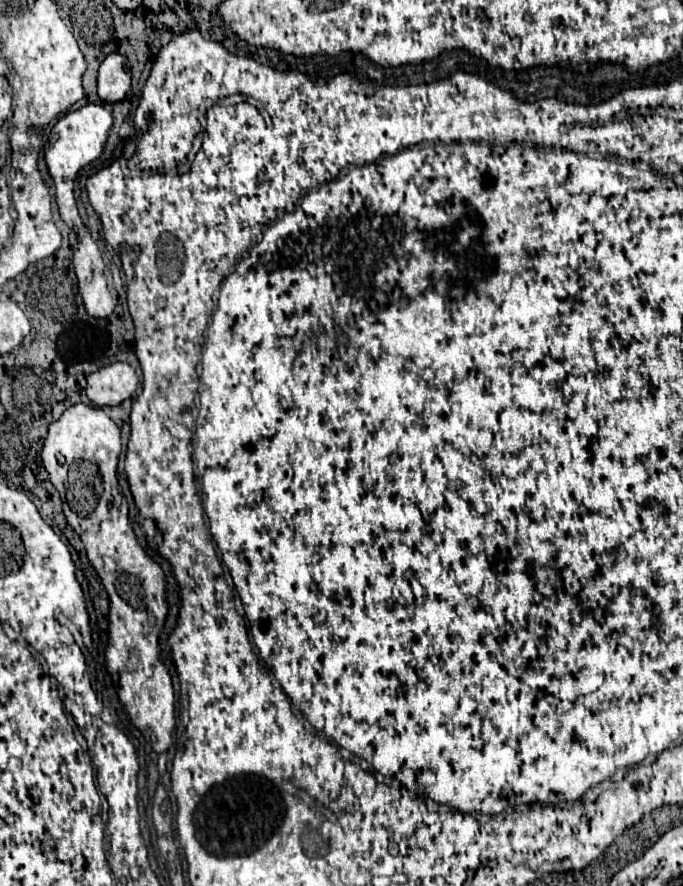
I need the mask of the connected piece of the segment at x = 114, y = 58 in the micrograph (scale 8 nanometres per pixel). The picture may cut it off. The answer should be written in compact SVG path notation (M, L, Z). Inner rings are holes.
M110 54L104 58L98 70L98 96L108 102L122 102L130 90L130 74L126 72L126 58L122 54Z

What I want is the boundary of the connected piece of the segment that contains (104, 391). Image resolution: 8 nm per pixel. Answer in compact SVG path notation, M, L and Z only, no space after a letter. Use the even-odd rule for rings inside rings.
M128 362L108 364L88 376L86 394L96 406L116 406L138 388L138 376Z

